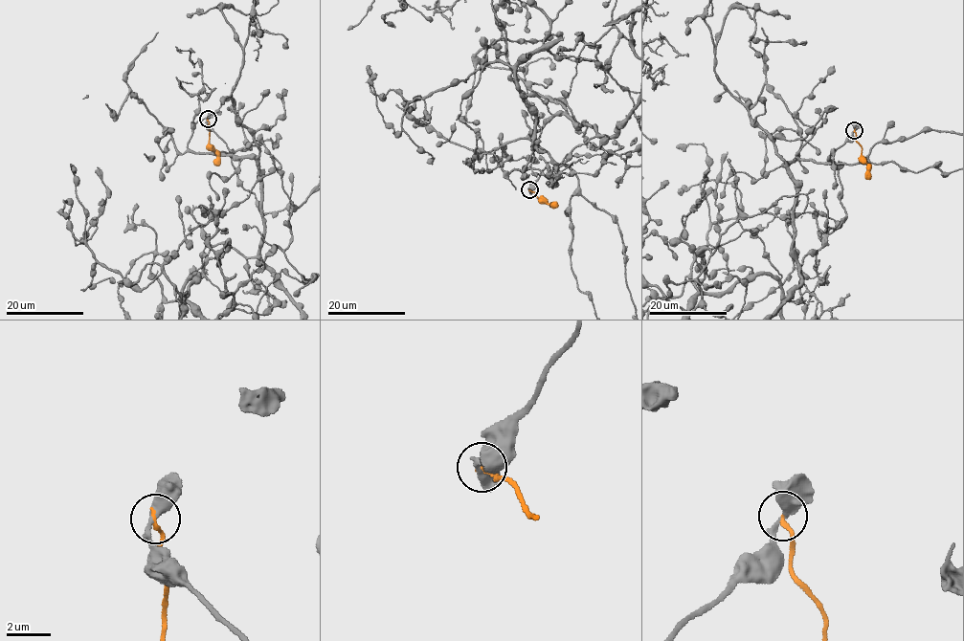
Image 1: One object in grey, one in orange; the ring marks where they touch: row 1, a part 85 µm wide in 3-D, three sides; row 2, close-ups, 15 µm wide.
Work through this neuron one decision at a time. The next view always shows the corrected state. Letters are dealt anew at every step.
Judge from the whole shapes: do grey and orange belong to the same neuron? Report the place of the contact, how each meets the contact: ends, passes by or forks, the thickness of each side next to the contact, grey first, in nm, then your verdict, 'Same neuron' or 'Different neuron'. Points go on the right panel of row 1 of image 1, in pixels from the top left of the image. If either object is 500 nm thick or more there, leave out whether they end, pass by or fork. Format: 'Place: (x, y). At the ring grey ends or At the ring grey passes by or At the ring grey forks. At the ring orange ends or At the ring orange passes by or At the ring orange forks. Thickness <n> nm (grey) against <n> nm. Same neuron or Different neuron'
Place: (854, 130). At the ring grey forks. At the ring orange ends. Thickness 340 nm (grey) against 200 nm. Different neuron

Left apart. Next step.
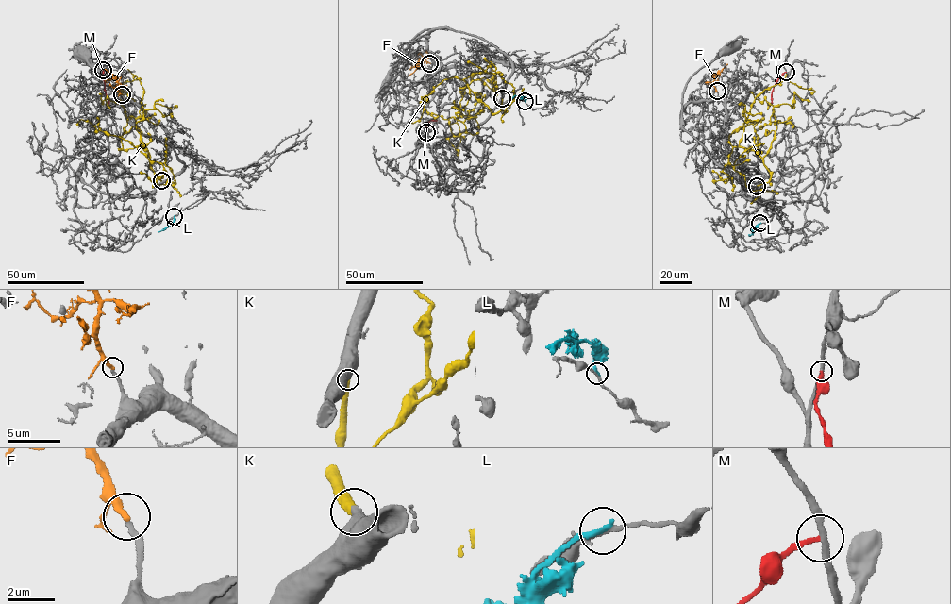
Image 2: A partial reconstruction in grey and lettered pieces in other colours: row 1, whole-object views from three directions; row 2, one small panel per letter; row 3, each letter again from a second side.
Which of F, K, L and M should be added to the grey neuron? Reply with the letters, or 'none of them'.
F, K

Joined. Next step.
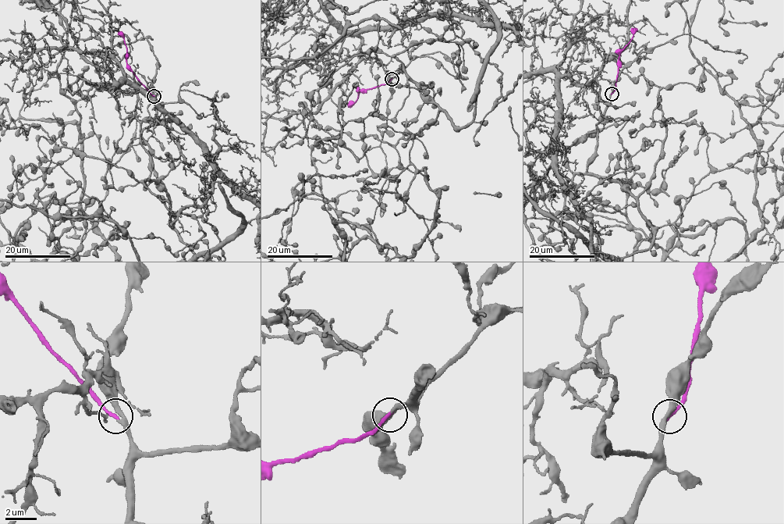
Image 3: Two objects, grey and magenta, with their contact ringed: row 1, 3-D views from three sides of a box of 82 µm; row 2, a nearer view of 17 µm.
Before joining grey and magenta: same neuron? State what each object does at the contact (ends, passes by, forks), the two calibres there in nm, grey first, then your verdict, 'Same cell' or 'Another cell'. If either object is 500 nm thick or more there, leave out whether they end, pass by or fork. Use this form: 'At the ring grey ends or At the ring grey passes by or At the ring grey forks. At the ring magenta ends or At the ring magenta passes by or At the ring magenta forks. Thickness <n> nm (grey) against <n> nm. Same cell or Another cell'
At the ring grey passes by. At the ring magenta ends. Thickness 320 nm (grey) against 240 nm. Same cell

